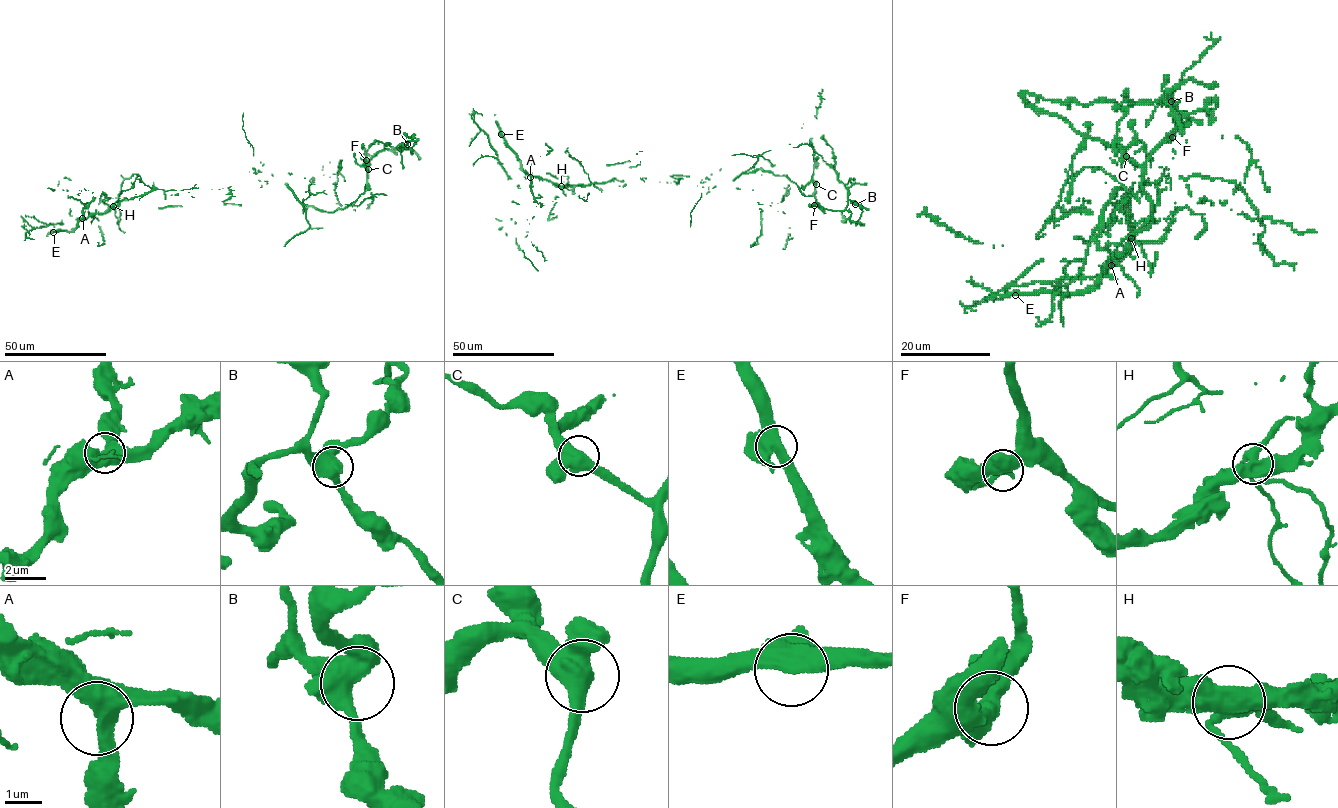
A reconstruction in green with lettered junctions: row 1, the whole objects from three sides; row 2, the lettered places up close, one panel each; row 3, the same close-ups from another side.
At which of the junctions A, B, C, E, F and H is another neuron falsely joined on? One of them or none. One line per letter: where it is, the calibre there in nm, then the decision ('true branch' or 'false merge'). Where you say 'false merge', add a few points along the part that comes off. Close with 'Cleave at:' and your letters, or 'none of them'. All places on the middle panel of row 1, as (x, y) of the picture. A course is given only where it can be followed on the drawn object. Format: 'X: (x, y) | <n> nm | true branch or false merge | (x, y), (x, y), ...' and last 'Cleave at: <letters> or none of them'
A: (530, 177) | 420 nm | true branch
B: (855, 204) | 550 nm | true branch
C: (816, 184) | 500 nm | true branch
E: (501, 134) | 500 nm | true branch
F: (814, 205) | 500 nm | true branch
H: (561, 186) | 550 nm | false merge | (561, 186), (530, 176), (522, 169), (517, 153), (504, 138), (495, 114)
Cleave at: H

